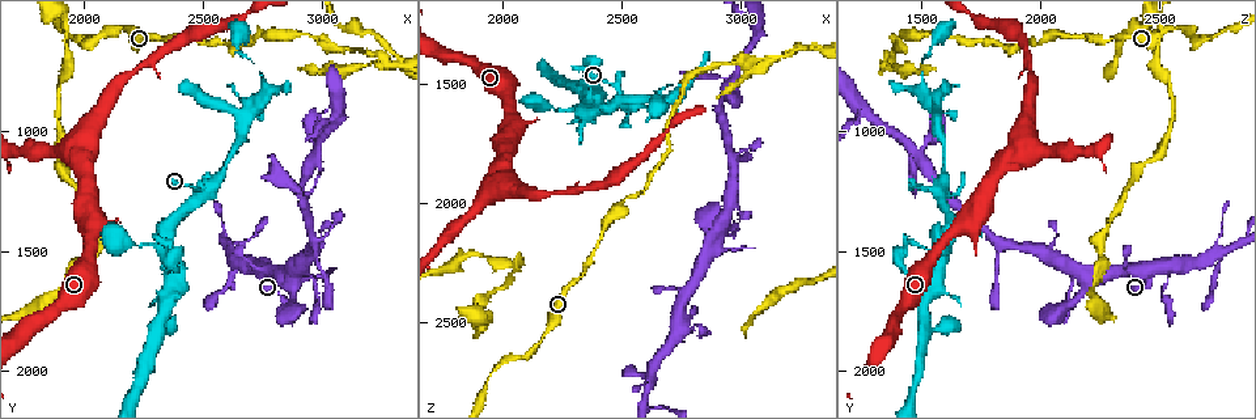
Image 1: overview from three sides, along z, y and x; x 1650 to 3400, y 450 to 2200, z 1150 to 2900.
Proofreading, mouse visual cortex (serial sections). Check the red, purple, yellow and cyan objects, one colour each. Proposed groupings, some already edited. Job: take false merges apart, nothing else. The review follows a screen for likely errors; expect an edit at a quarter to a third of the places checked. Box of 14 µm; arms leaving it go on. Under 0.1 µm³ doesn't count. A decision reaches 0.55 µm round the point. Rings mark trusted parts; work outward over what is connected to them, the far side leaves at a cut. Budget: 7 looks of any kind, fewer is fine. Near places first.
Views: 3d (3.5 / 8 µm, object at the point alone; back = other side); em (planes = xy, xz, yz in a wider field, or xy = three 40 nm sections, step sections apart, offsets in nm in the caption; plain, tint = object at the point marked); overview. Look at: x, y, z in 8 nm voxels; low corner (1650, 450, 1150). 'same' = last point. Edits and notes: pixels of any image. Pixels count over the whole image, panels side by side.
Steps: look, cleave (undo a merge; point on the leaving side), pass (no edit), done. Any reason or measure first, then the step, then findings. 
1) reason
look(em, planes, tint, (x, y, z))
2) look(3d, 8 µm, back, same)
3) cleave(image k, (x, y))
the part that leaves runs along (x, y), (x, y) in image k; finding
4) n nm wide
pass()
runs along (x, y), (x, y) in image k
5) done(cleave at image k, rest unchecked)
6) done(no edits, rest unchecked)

calibre changes
look(3d, 3.5 µm, back, (2740, 1560, 2530))

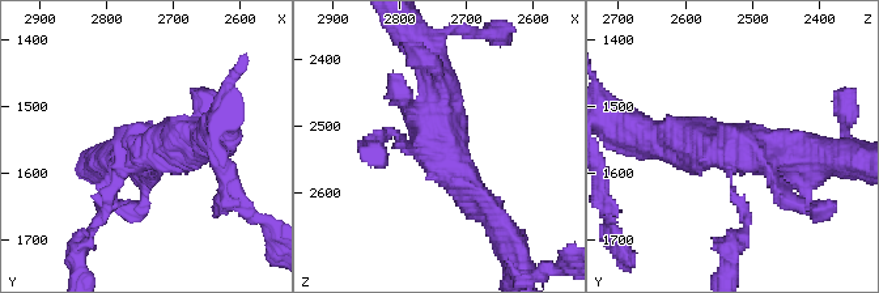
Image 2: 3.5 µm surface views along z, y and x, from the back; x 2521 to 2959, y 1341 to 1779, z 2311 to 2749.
look(em, planes, tint, (2740, 1560, 2535))

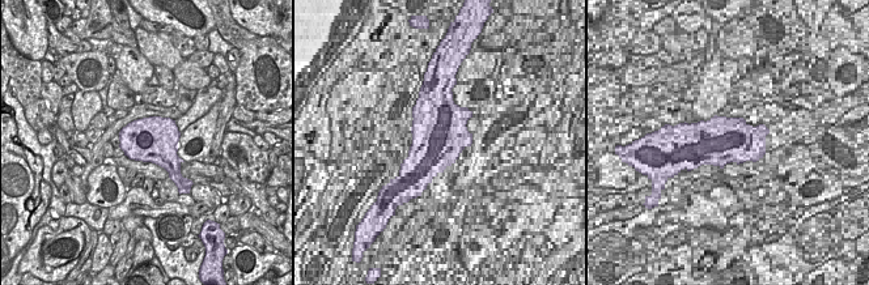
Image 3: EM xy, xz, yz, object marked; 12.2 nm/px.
pass()
runs along (436, 67), (440, 151), (492, 215) in image 2; continuous, no second cell

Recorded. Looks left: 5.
sharp bend
look(3d, 3.5 µm, back, (2630, 1510, 2760))

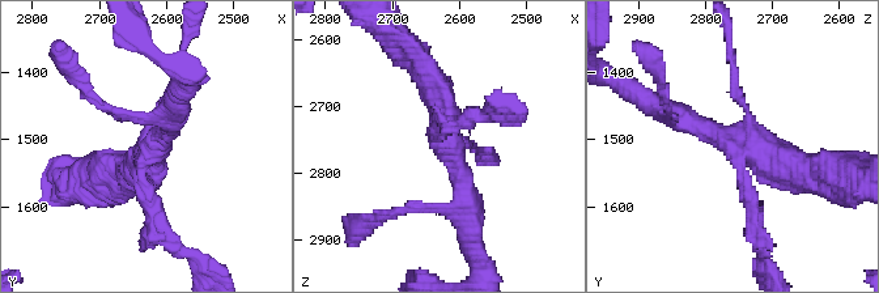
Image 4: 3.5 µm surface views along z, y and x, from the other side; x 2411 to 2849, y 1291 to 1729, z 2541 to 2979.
now the EM
look(em, xy, step 5, tint, (2620, 1515, 2745))

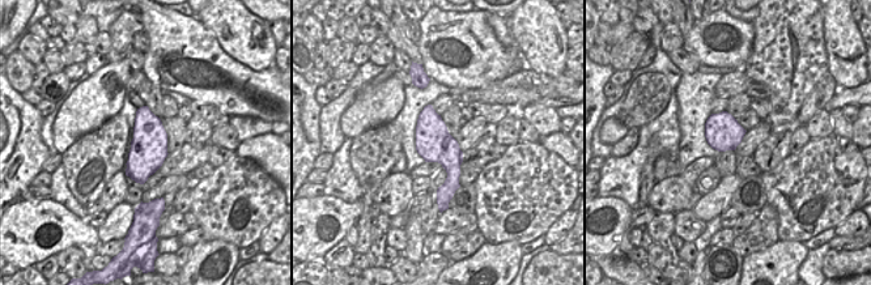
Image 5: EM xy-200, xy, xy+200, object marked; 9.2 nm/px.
pass()
runs along (428, 109), (451, 162), (445, 200) in image 5; all the same cell

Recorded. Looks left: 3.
three arms meet
look(3d, 3.5 µm, (3240, 700, 1340))

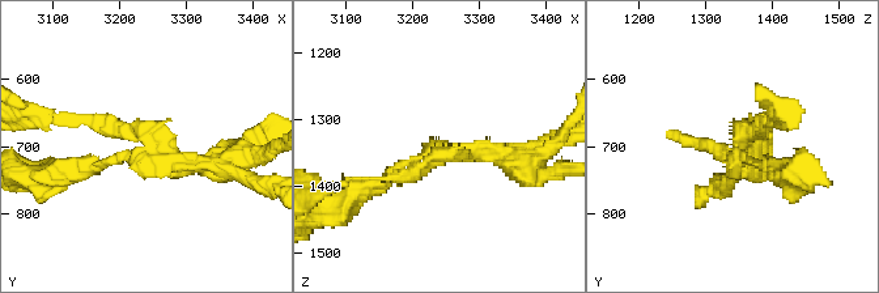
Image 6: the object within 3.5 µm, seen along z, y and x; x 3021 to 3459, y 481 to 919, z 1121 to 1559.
3 arms; arms of 100, 150, 200 nm; now the EM
look(em, xy, step 1, tint, (3240, 690, 1355))

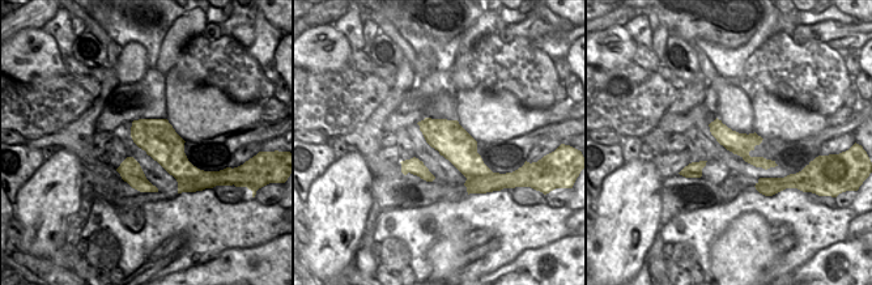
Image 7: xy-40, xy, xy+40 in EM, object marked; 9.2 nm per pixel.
look(em, xy, step 2, tint, same)

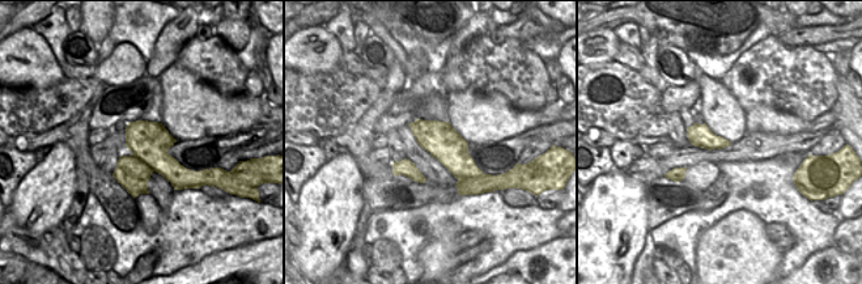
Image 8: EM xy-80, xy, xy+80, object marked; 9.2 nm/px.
cleave(image 6, (266, 132))
the part that leaves runs along (144, 149), (140, 157), (39, 178) in image 6; two cells meet here

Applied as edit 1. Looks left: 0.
done(cleave at image 6, rest unchecked)

